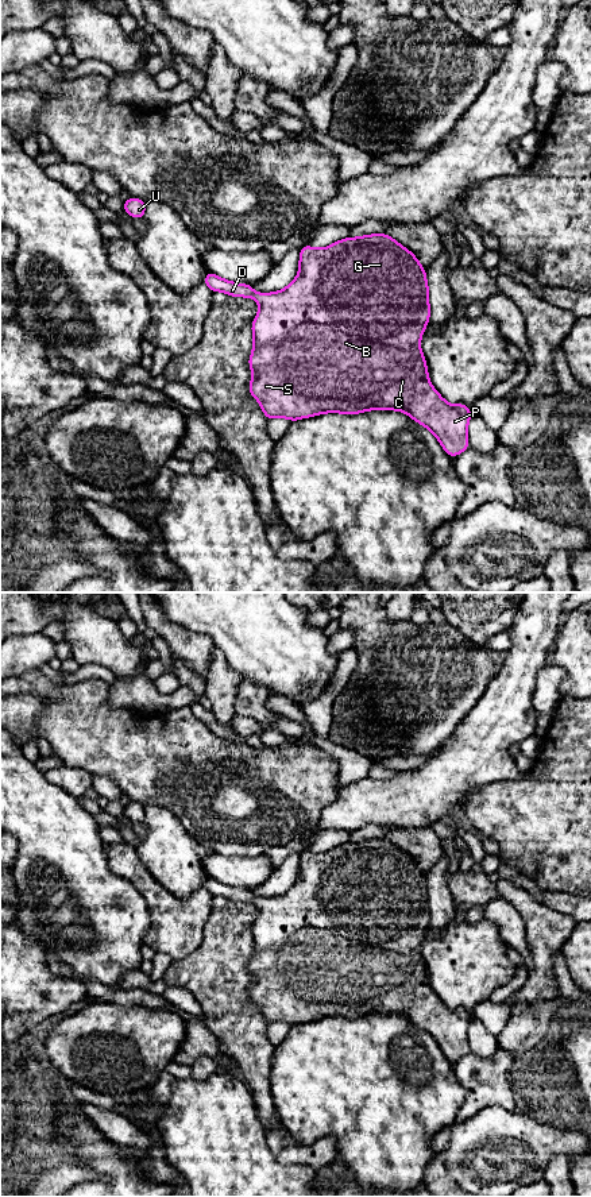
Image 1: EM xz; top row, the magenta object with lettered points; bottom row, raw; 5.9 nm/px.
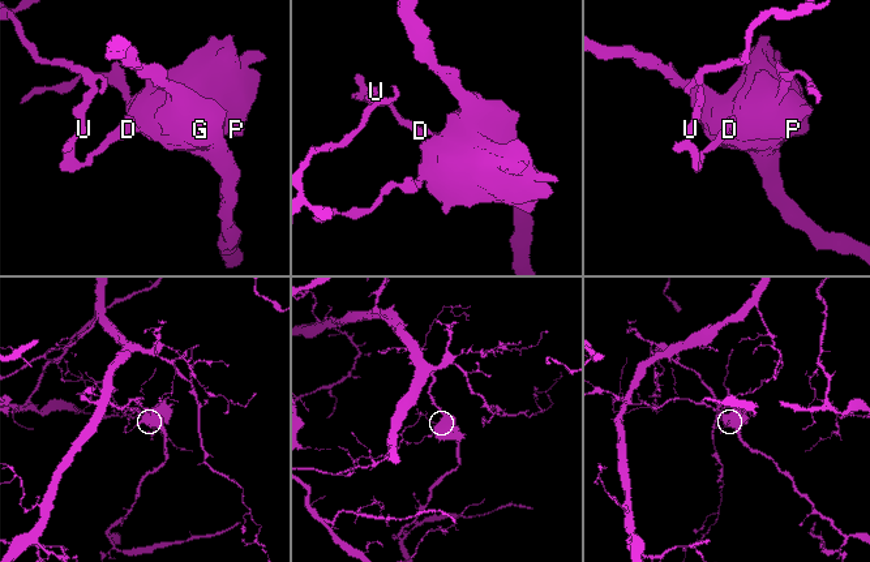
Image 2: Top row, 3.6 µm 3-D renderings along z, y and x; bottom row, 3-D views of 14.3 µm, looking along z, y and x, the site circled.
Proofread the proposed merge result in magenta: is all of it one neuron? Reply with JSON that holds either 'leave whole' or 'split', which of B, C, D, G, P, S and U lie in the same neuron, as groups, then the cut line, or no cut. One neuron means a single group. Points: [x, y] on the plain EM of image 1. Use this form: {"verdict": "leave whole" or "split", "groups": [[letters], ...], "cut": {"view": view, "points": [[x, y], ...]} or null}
{"verdict": "split", "groups": [["B", "C", "G", "P", "S"], ["D", "U"]], "cut": {"view": "xz", "points": [[258, 898], [254, 902]]}}

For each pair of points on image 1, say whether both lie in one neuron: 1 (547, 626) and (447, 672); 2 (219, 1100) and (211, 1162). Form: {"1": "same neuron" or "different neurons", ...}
{"1": "different neurons", "2": "same neuron"}

